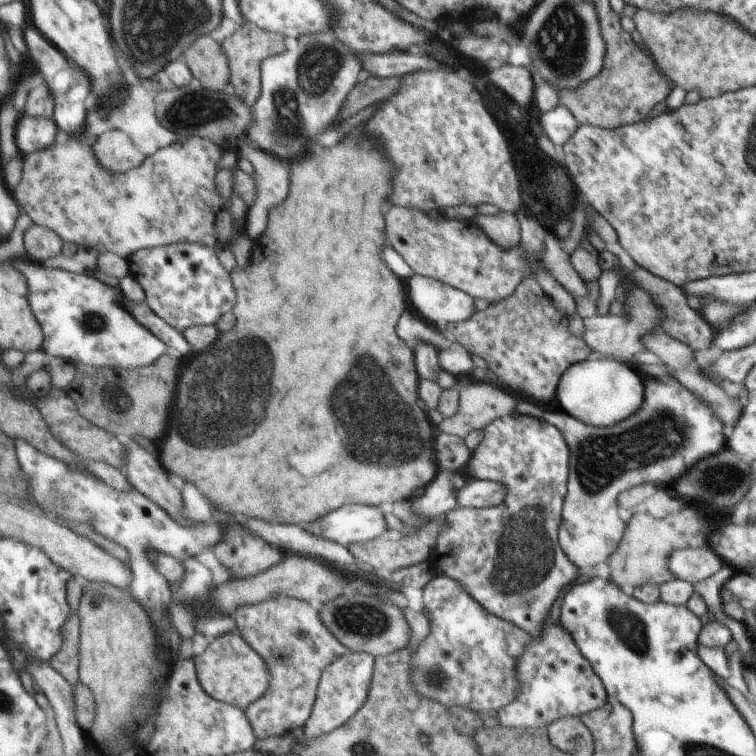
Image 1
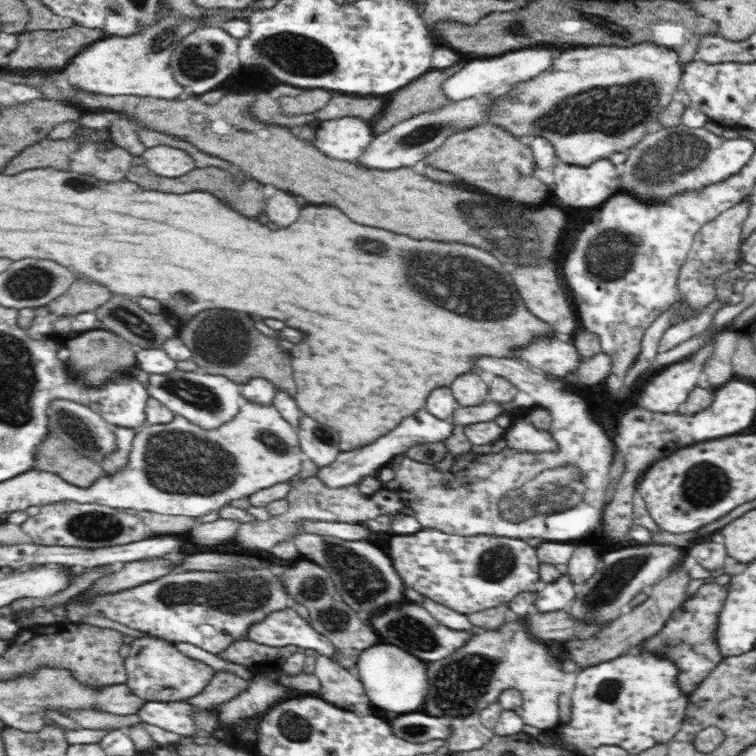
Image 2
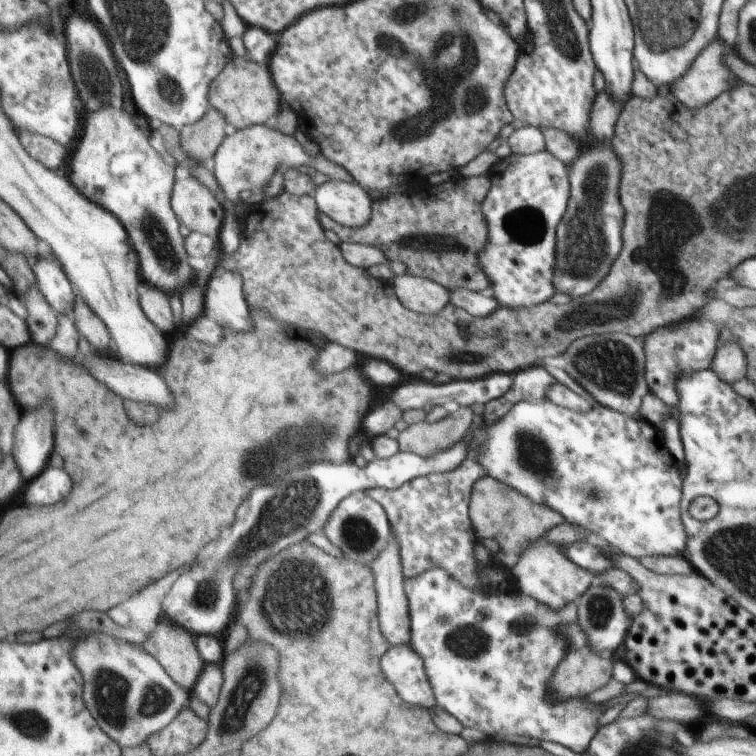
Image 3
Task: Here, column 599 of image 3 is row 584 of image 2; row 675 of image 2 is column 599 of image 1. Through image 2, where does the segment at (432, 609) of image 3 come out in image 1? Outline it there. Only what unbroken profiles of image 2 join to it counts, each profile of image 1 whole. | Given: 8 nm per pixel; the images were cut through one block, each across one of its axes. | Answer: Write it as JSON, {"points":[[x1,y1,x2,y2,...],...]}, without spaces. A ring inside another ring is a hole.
{"points":[[562,619,558,624,553,624,550,620,545,621,541,633,537,637,532,636,516,664,515,676,519,683,517,698,497,711,499,725,509,729,546,729,562,718,580,718,602,709,610,698,602,680,594,673,590,662,584,658,583,652,579,650,575,638,563,626]]}

